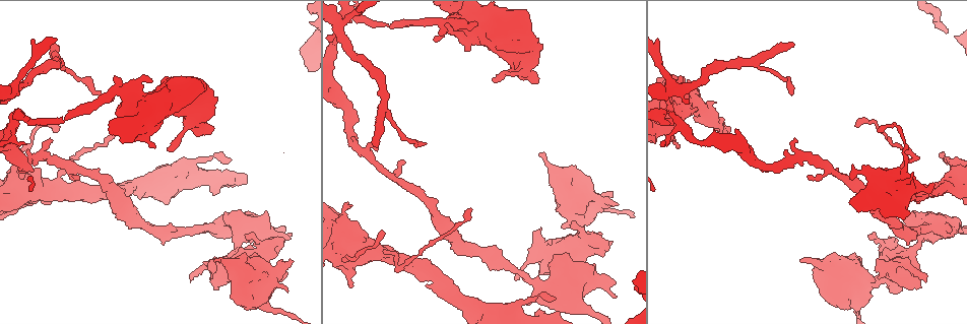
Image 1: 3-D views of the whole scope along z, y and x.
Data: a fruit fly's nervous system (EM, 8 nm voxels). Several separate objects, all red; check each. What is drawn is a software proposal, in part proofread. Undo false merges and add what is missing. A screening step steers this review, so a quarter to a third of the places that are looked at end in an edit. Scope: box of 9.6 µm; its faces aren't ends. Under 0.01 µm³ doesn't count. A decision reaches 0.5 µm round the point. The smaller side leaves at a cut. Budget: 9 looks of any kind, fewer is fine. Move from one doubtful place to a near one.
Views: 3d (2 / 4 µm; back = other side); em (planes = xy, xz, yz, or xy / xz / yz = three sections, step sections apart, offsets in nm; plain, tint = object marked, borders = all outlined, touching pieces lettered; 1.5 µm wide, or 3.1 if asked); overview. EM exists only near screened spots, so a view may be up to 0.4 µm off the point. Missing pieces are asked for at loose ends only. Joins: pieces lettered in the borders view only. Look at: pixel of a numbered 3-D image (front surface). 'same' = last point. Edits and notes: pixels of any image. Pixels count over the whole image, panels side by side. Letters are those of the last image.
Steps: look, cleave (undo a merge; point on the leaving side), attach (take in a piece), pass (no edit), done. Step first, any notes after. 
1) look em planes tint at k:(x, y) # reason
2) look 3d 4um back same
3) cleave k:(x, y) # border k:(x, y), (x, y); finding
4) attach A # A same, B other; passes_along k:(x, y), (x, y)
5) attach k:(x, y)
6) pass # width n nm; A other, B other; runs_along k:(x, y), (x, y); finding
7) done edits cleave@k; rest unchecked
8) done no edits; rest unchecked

look 3d 2um at 1:(16, 157) # calibre changes

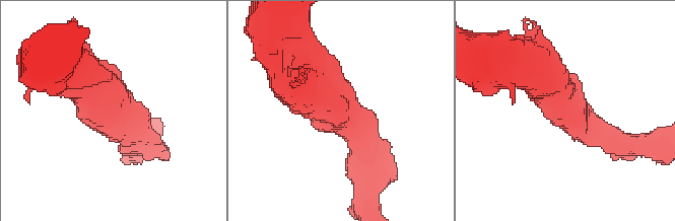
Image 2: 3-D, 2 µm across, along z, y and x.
look em xz step 4 tint at 2:(110, 109)

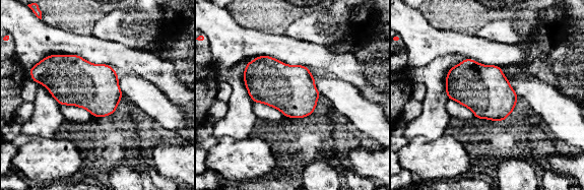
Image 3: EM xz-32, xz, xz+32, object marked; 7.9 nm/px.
look em yz step 4 borders same

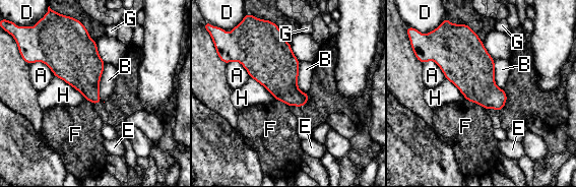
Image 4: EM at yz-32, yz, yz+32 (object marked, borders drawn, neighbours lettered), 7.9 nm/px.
pass # A other, B other, D other, E other, F other, G other, H other; border 4:(466, 100), (480, 104), (486, 110); all the same neuron

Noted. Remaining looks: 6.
look em xz step 4 tint at 1:(377, 151) # branch stops here

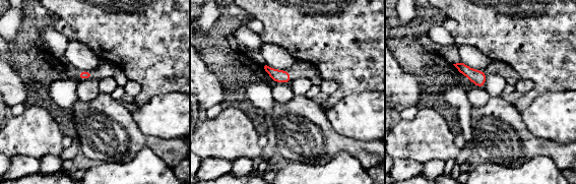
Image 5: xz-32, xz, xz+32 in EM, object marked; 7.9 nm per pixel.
look em planes borders same # cut it another way

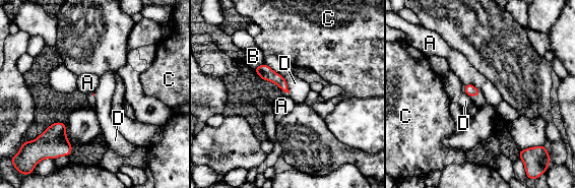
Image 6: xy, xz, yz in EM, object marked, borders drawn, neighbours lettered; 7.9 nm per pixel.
pass # A other, B other, C other, D other; border 6:(464, 83), (470, 83), (481, 91); none of them fits

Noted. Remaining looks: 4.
look em yz step 4 tint at 1:(949, 226) # stops while still wide

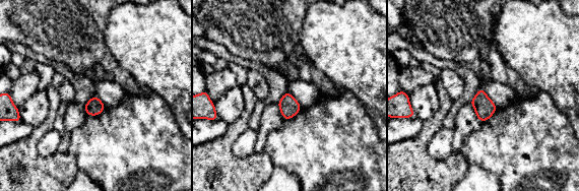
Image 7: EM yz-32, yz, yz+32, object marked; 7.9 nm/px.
look em planes borders same # cut it another way

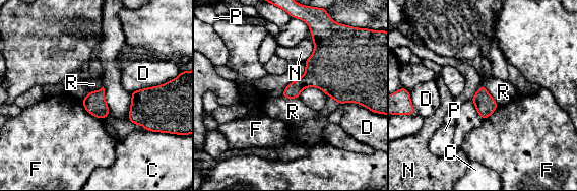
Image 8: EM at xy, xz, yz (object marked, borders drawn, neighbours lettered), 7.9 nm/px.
pass # C other, D other, F other, N other, P other, R other; border 8:(483, 84), (498, 105); no lettered piece goes on from it

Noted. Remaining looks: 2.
look em xz step 4 tint at 1:(857, 184) # thick turns thin

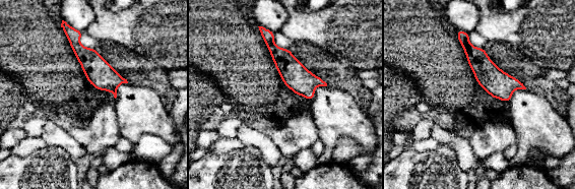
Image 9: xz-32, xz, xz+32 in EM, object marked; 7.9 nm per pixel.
look em xz step 4 borders same # see the neighbours

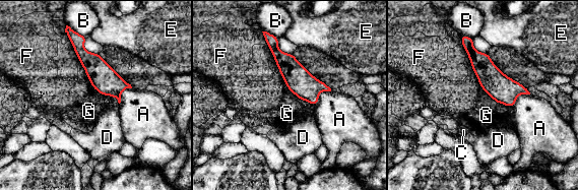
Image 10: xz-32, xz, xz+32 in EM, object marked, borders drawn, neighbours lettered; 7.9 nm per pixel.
pass # longest_contact B 200 nm; A other, B other, C other, D other, E other, F other, G other; continuous, no second neuron

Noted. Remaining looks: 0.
done no edits; rest unchecked

